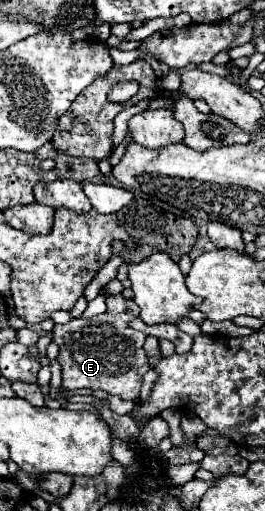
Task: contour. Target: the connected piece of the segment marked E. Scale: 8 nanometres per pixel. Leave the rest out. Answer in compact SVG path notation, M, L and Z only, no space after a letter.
M110 295L106 313L56 325L52 341L60 347L58 363L62 365L62 389L102 389L126 401L136 401L140 397L142 375L150 369L150 363L142 347L146 335L128 327L134 317L138 317L138 305L134 301L126 301L122 295Z

